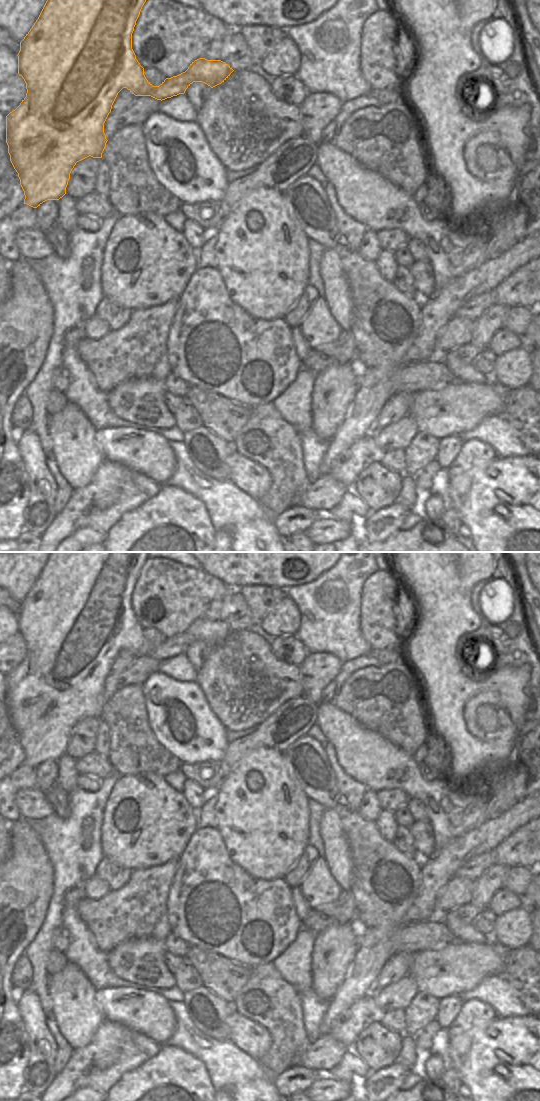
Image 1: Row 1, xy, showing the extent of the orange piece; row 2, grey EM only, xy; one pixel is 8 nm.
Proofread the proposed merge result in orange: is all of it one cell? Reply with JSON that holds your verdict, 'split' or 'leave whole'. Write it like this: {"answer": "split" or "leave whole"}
{"answer": "leave whole"}

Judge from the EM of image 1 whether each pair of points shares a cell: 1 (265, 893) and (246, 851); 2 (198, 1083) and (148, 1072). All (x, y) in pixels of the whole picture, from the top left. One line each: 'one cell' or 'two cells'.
1: two cells
2: one cell

